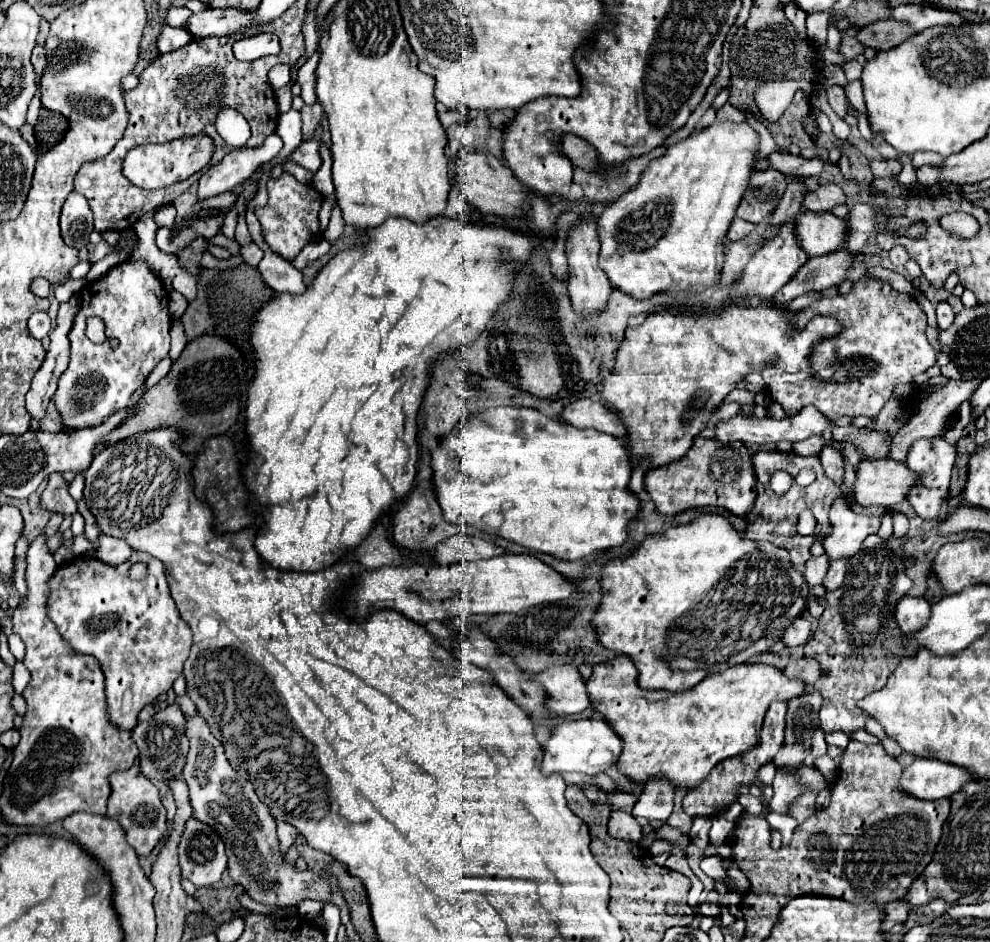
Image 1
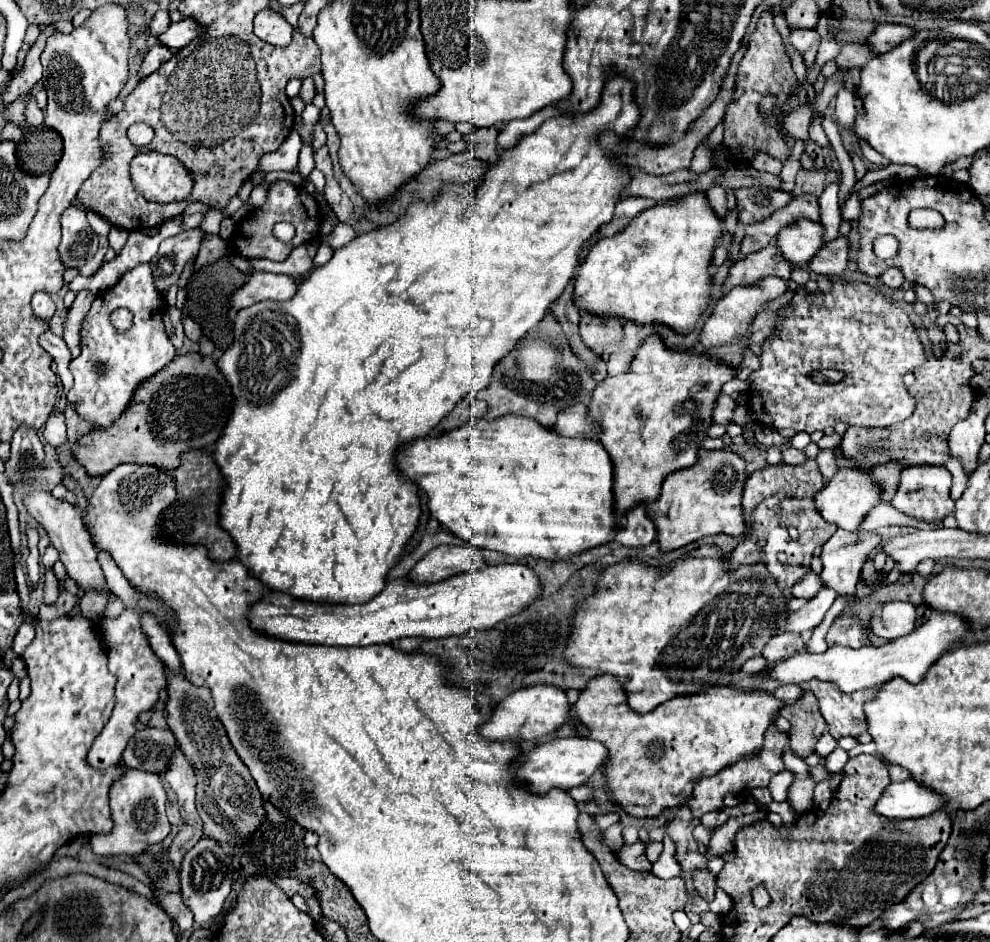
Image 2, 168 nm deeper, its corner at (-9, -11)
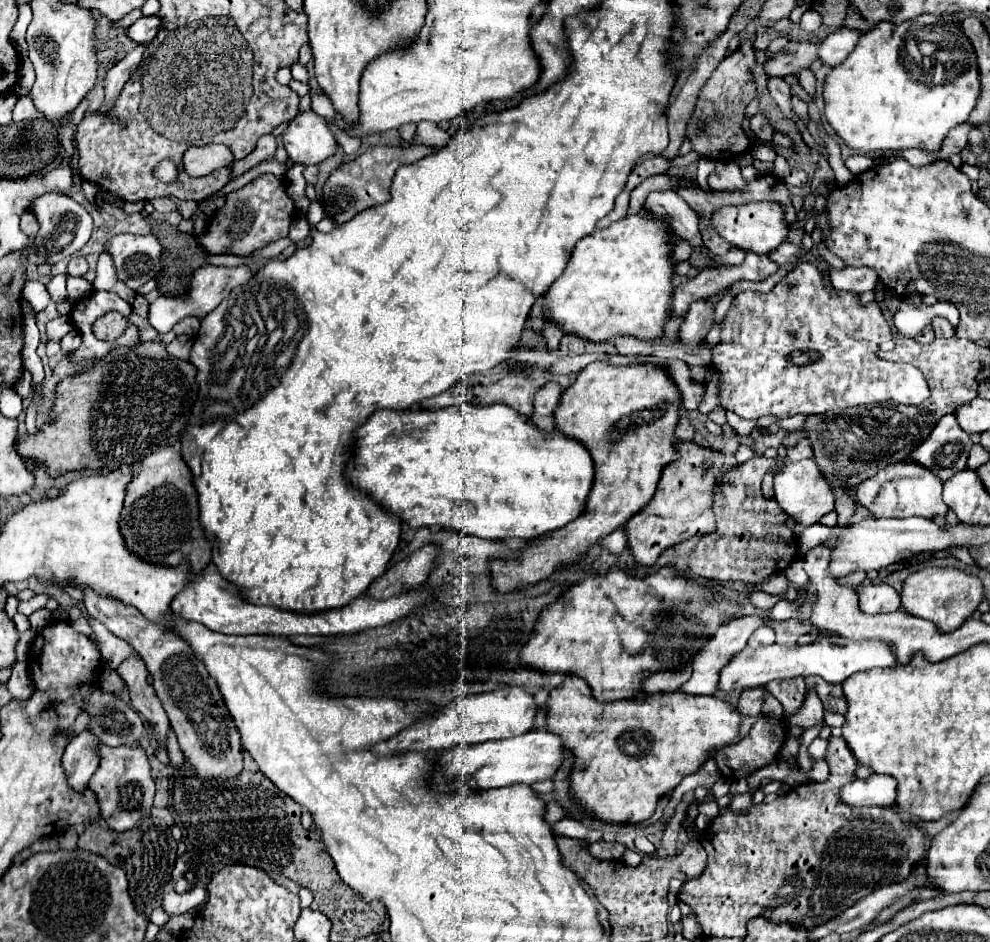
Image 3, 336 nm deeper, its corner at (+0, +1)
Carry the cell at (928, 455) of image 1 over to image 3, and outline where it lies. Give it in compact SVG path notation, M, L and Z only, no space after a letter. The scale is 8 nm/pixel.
M911 460L893 462L857 486L857 502L869 508L877 518L933 518L935 514L947 514L949 510L941 498L941 490L943 482L933 470L927 470L927 466L921 466Z

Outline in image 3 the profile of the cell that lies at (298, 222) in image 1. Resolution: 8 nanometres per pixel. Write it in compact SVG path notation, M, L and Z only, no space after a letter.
M261 174L251 184L227 196L225 206L215 214L207 232L199 236L199 242L209 254L247 256L253 250L259 250L279 238L285 238L295 216L297 210L287 194L287 182L273 174Z

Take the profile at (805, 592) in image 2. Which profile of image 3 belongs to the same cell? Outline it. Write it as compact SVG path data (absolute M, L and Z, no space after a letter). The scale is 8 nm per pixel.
M783 572L779 574L773 574L771 578L767 578L767 582L761 582L761 584L755 584L757 590L763 590L763 592L769 592L769 594L775 594L775 596L781 596L785 594L787 586L789 586L789 580Z

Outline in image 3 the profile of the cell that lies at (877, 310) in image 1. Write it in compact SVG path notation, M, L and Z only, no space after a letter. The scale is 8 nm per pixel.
M801 262L797 264L795 270L791 270L771 292L763 294L763 292L741 292L735 296L725 320L723 320L723 332L721 332L721 342L719 346L715 346L713 350L713 368L719 374L719 382L721 382L721 406L739 414L741 418L749 418L749 420L759 420L761 416L773 414L777 418L789 418L795 414L825 414L829 410L843 410L843 408L851 408L851 406L863 406L863 404L881 404L881 402L897 402L897 404L907 404L907 406L919 406L929 398L929 388L927 382L921 374L921 370L917 370L911 364L895 364L895 362L885 362L877 356L879 344L885 340L893 338L891 326L885 320L881 306L877 302L869 302L869 304L861 304L859 294L855 292L847 292L847 290L835 290L835 294L827 292L825 286L825 278L827 274L811 264L811 262Z

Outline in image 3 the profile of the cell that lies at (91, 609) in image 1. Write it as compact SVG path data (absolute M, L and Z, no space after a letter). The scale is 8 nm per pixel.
M91 730L77 734L65 748L63 768L75 790L85 790L99 766L99 738Z

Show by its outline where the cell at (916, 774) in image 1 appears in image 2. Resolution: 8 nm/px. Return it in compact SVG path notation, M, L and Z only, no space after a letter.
M914 780L890 782L874 806L874 812L886 818L906 820L922 818L944 806L944 798L936 796L932 790L920 786Z

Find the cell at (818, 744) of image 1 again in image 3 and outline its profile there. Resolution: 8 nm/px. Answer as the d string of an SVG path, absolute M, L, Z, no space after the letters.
M807 692L807 698L803 702L803 708L799 710L799 714L795 718L791 718L791 724L797 724L797 726L803 726L803 728L813 728L813 726L823 726L825 720L823 720L823 704L821 700L817 698L815 692Z

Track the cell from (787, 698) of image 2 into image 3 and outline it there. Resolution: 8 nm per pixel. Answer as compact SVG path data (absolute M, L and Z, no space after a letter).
M757 686L757 688L751 688L751 690L745 690L741 694L741 700L737 704L737 710L745 716L755 716L761 712L761 706L765 702L765 694L767 694L767 688L765 686Z

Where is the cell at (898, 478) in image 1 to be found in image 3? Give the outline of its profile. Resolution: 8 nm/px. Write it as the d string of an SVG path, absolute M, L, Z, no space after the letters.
M813 458L803 460L803 462L793 462L787 464L777 476L775 476L775 500L779 502L779 506L783 510L787 510L787 514L791 514L801 526L797 530L797 534L809 526L819 522L825 514L835 510L835 494L833 494L833 486L831 482L823 476L823 472L819 470L817 462Z

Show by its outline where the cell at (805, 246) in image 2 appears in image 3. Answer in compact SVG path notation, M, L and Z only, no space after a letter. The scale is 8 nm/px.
M757 202L747 206L727 206L713 214L713 228L733 246L753 250L757 254L771 254L789 236L789 224L785 222L785 210L779 202Z

